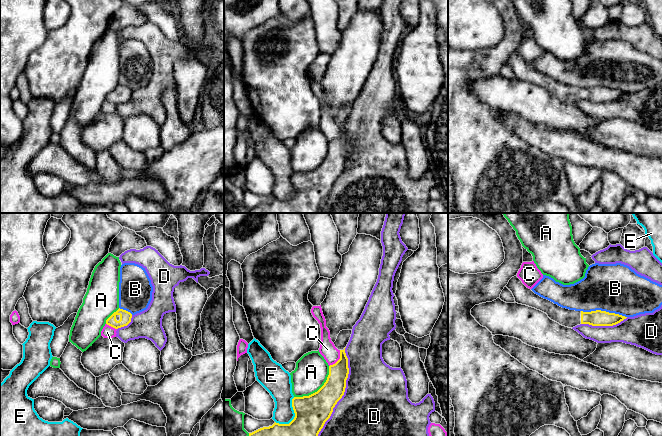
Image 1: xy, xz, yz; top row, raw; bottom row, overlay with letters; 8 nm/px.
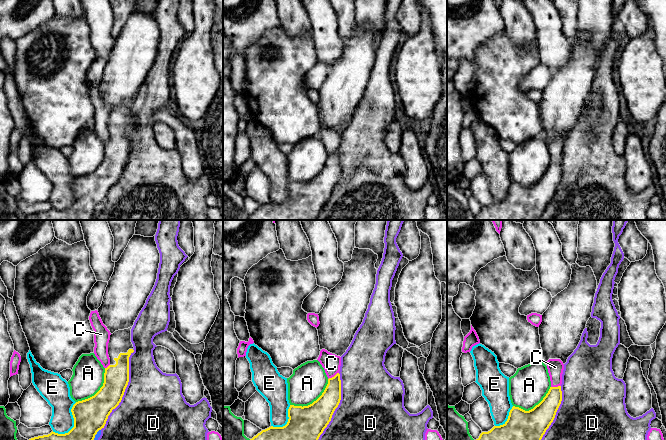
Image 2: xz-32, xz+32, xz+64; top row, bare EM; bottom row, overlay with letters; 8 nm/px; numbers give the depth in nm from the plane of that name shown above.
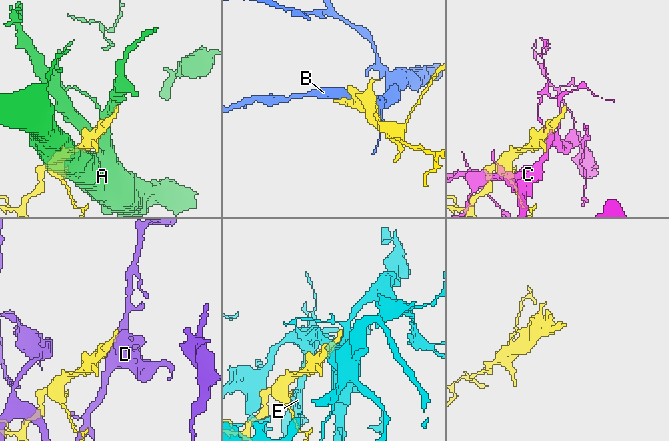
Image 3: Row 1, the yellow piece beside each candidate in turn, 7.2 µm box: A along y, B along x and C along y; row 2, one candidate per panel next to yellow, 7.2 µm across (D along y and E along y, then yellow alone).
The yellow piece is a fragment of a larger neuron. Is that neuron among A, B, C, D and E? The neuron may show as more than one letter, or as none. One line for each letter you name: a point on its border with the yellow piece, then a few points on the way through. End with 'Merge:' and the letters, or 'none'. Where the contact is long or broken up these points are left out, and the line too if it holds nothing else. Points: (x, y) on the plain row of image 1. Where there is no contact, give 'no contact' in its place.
Merge: none

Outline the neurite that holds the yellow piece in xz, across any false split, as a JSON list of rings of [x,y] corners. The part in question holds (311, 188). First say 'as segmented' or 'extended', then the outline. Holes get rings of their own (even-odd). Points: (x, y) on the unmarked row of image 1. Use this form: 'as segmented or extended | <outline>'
extended | [[[342,106],[338,110],[334,121],[340,127],[340,135],[329,142],[329,151],[324,161],[309,172],[292,175],[294,195],[289,200],[275,198],[272,202],[249,209],[248,213],[318,213],[345,168],[349,150],[345,123],[351,110],[352,106]]]

